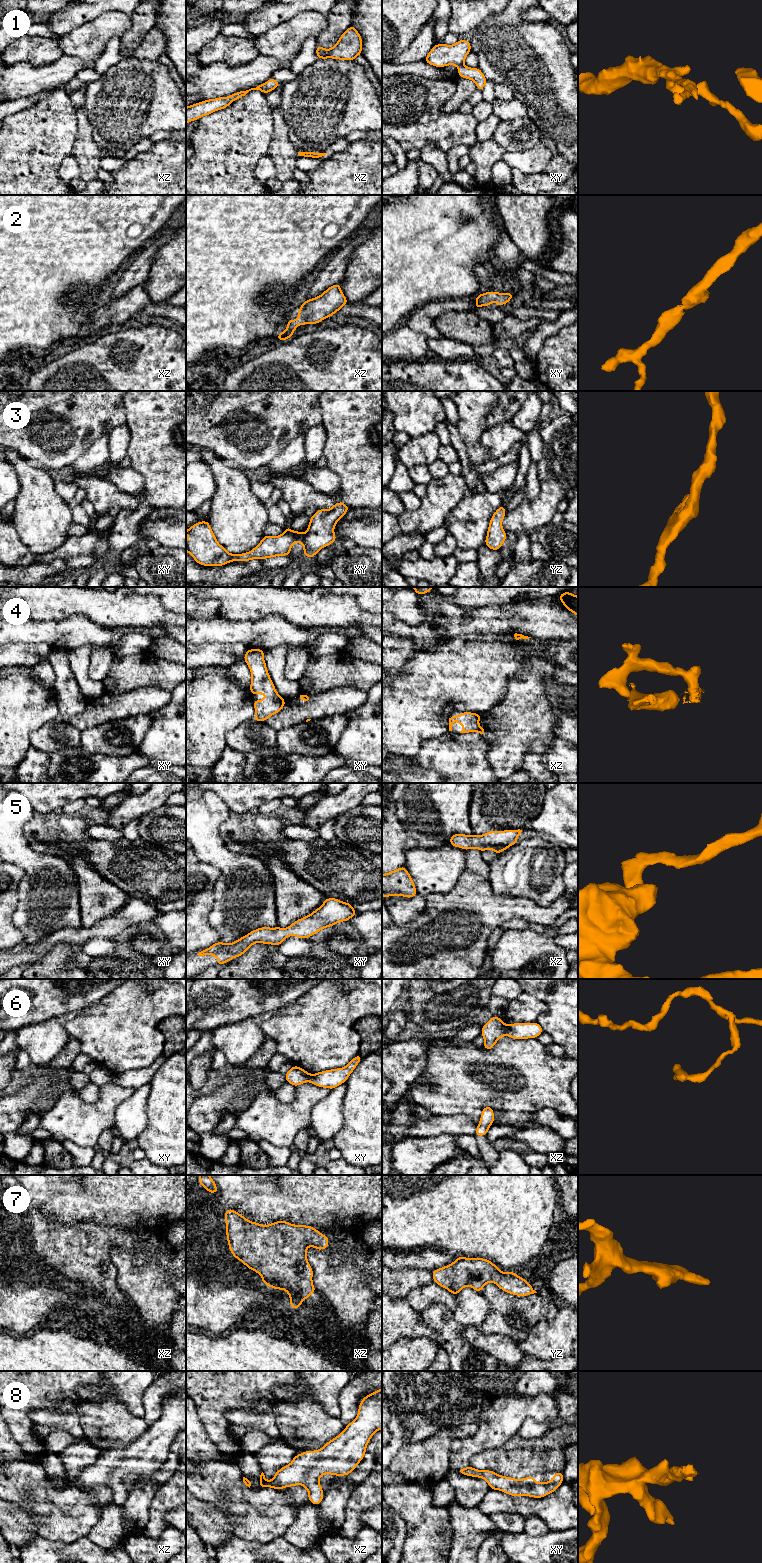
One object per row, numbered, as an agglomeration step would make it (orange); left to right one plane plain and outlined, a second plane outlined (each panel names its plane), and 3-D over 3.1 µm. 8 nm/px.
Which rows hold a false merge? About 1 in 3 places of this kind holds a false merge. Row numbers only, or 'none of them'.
1, 4, 6

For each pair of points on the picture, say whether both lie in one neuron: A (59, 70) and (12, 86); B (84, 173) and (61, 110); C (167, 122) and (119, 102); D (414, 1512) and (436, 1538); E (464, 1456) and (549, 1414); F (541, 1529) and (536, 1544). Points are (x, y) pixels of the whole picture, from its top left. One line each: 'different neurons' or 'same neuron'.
A: same neuron
B: different neurons
C: same neuron
D: same neuron
E: same neuron
F: different neurons

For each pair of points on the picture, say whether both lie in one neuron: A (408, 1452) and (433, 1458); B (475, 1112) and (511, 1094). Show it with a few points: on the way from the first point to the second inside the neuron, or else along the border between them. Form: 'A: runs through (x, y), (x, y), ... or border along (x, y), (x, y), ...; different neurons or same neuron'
A: runs through (414, 1458), (427, 1458); same neuron
B: runs through (482, 1102), (490, 1094), (501, 1094); same neuron

